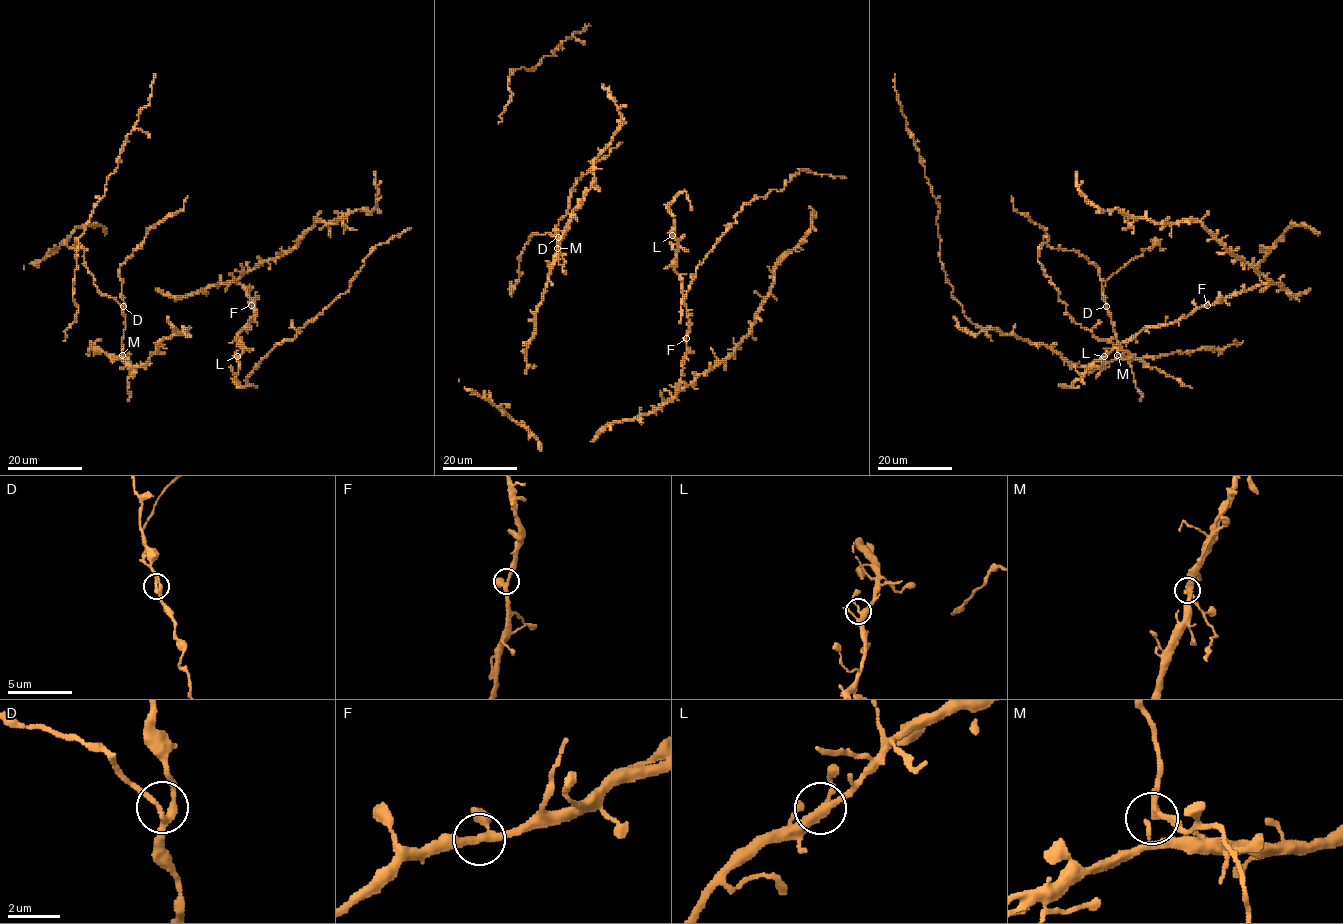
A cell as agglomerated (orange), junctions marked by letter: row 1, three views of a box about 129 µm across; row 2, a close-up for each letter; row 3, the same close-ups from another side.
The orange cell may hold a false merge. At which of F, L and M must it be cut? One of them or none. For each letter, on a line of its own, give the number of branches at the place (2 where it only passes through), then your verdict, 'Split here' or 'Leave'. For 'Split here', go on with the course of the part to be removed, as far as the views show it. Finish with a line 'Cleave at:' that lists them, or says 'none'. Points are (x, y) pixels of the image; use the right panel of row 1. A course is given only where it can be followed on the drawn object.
F: Branches: 3. Leave
L: Branches: 3. Leave
M: Branches: 3. Leave
Cleave at: none

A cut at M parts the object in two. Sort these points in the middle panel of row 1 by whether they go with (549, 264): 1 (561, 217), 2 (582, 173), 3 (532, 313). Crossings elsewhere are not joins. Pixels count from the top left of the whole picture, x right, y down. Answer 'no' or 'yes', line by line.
1: no
2: no
3: yes

